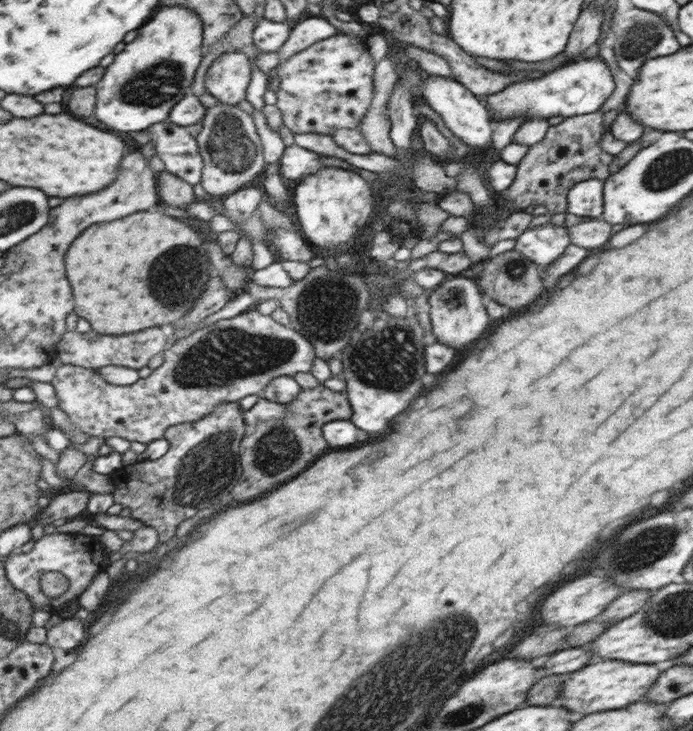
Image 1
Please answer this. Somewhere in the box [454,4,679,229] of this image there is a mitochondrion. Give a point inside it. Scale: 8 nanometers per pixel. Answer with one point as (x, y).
(641, 37)

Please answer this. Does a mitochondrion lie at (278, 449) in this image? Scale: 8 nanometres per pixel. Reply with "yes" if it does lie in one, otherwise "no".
yes

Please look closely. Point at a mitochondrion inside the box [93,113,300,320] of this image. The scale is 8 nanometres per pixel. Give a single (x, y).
(172, 284)

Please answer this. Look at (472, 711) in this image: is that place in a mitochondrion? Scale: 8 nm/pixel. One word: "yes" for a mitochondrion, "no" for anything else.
yes

